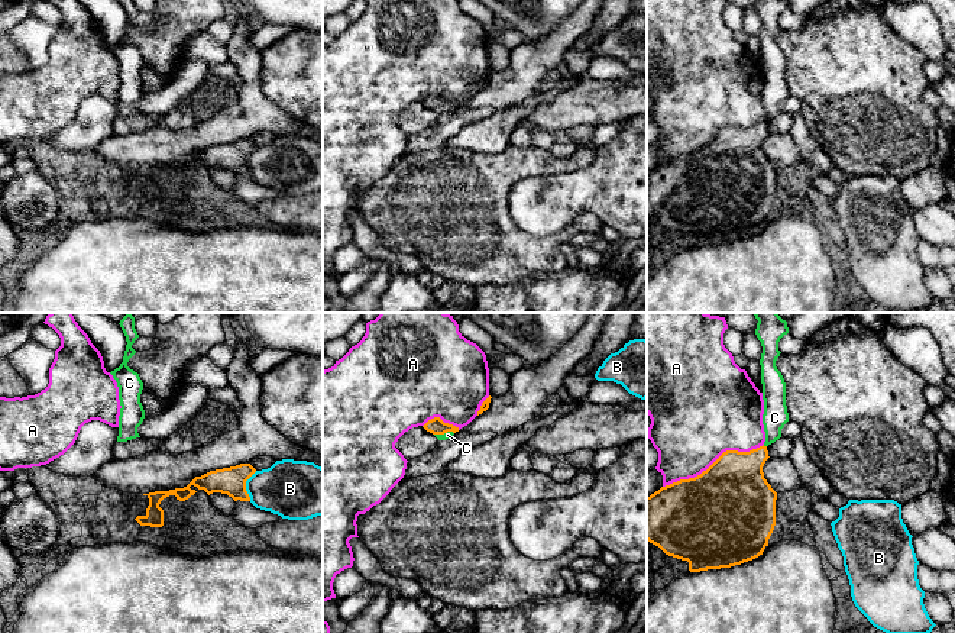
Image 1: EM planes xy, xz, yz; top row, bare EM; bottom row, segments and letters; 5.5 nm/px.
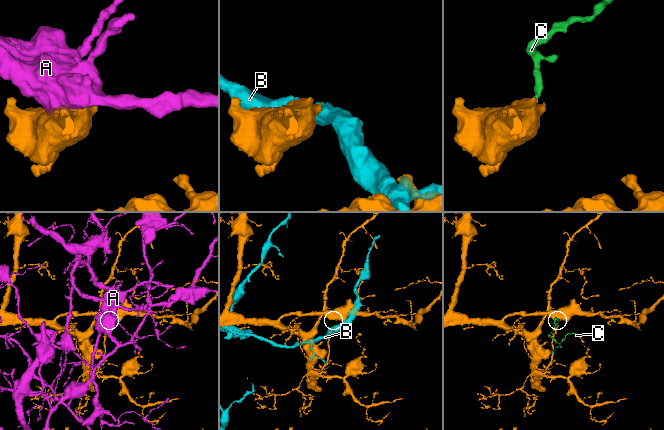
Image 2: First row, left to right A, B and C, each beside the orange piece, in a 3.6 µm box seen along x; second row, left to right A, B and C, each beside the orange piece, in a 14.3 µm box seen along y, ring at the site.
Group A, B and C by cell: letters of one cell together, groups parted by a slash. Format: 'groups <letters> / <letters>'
groups A / B / C

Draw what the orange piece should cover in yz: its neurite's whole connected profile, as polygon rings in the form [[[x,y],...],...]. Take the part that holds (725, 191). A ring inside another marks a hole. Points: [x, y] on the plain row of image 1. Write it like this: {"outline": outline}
{"outline": [[[764,120],[750,127],[726,126],[700,151],[661,162],[647,172],[647,216],[668,232],[687,236],[690,248],[731,243],[763,230],[776,201],[777,168],[763,148],[768,133]]]}

